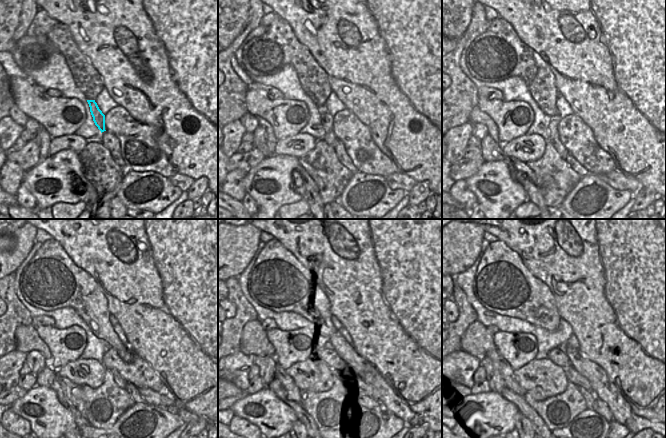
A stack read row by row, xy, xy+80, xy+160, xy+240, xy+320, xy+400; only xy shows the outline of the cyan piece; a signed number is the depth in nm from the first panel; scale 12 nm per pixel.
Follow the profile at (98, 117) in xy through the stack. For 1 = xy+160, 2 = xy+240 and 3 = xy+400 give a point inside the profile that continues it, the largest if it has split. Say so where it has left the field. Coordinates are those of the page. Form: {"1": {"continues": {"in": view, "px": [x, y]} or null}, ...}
{"1": {"continues": {"in": "xy+160", "px": [553, 126]}}, "2": {"continues": {"in": "xy+240", "px": [118, 379]}}, "3": {"continues": {"in": "xy+400", "px": [589, 397]}}}

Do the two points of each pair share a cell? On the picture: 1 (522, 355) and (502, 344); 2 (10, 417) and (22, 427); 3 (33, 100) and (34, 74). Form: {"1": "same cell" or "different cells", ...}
{"1": "same cell", "2": "same cell", "3": "different cells"}

